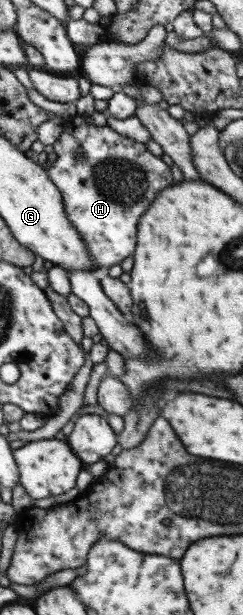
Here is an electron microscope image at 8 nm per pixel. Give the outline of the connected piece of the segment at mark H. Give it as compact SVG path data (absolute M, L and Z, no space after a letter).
M82 115L65 119L63 126L61 137L53 145L55 151L45 168L53 184L61 191L67 218L86 242L95 270L103 273L133 254L139 216L151 206L159 191L173 184L171 168L160 157L153 156L144 144L119 135L110 126L86 122Z

